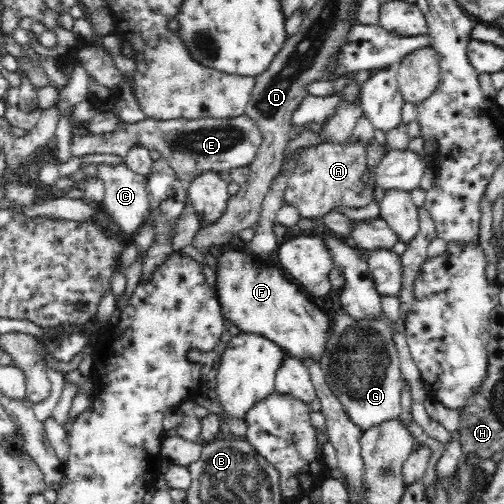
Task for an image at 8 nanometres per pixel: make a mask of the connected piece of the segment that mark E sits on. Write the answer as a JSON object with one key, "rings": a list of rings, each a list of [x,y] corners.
{"rings":[[[242,114],[240,116],[236,116],[234,118],[223,118],[223,119],[215,119],[212,117],[206,117],[206,118],[199,118],[196,120],[190,120],[190,119],[172,119],[169,121],[156,121],[153,118],[146,117],[144,120],[141,120],[140,122],[134,122],[134,123],[127,123],[124,121],[120,121],[118,123],[118,126],[116,126],[116,130],[110,133],[105,134],[85,134],[84,136],[80,136],[78,134],[71,136],[71,142],[70,142],[70,150],[72,151],[73,156],[82,157],[85,154],[115,154],[116,156],[126,156],[126,152],[132,148],[132,146],[140,145],[144,148],[157,150],[162,157],[164,157],[166,160],[168,160],[169,165],[174,169],[174,172],[176,173],[176,176],[183,182],[183,186],[185,188],[188,188],[189,184],[192,182],[192,179],[194,177],[200,176],[200,174],[212,171],[215,173],[222,173],[222,172],[228,172],[230,173],[232,168],[238,168],[238,167],[249,167],[250,164],[252,164],[252,161],[256,158],[258,149],[260,148],[260,145],[262,144],[263,136],[262,131],[259,129],[259,126],[249,117],[247,114]]]}

